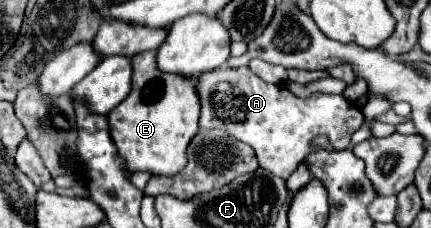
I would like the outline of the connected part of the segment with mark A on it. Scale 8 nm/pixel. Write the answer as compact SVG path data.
M248 66L236 68L236 70L218 68L214 72L206 72L206 74L198 76L196 92L198 92L198 98L200 98L200 128L230 132L230 136L234 136L236 140L240 140L240 142L254 148L258 164L262 168L270 170L272 174L276 174L280 178L288 178L296 170L296 166L312 150L318 150L318 146L314 146L314 140L318 136L326 136L334 150L346 150L348 144L350 144L350 136L364 122L362 110L356 108L354 104L350 104L348 100L344 100L342 96L314 94L314 96L302 100L302 98L294 96L292 92L288 92L286 86L276 86L276 84L264 82Z

